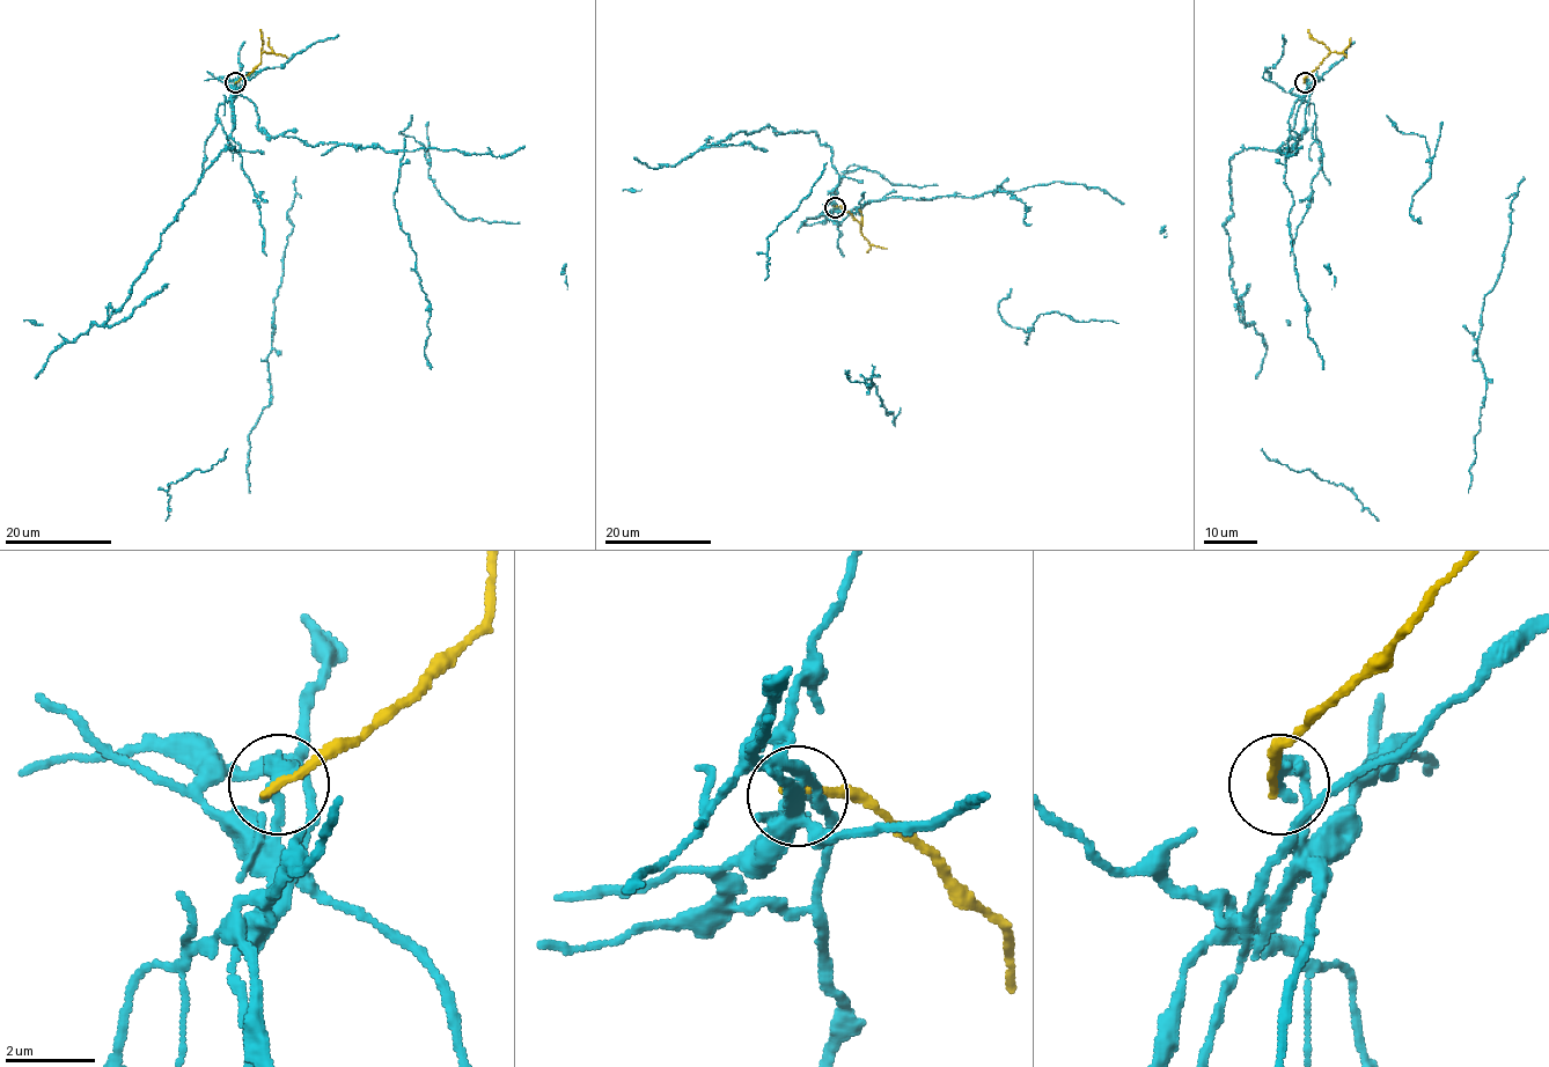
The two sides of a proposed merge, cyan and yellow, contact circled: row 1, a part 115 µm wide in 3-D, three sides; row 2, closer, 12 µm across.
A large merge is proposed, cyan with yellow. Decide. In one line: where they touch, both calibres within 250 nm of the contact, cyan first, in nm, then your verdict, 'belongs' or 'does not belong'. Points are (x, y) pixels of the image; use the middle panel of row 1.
(835, 207) | 300/200 nm | does not belong

